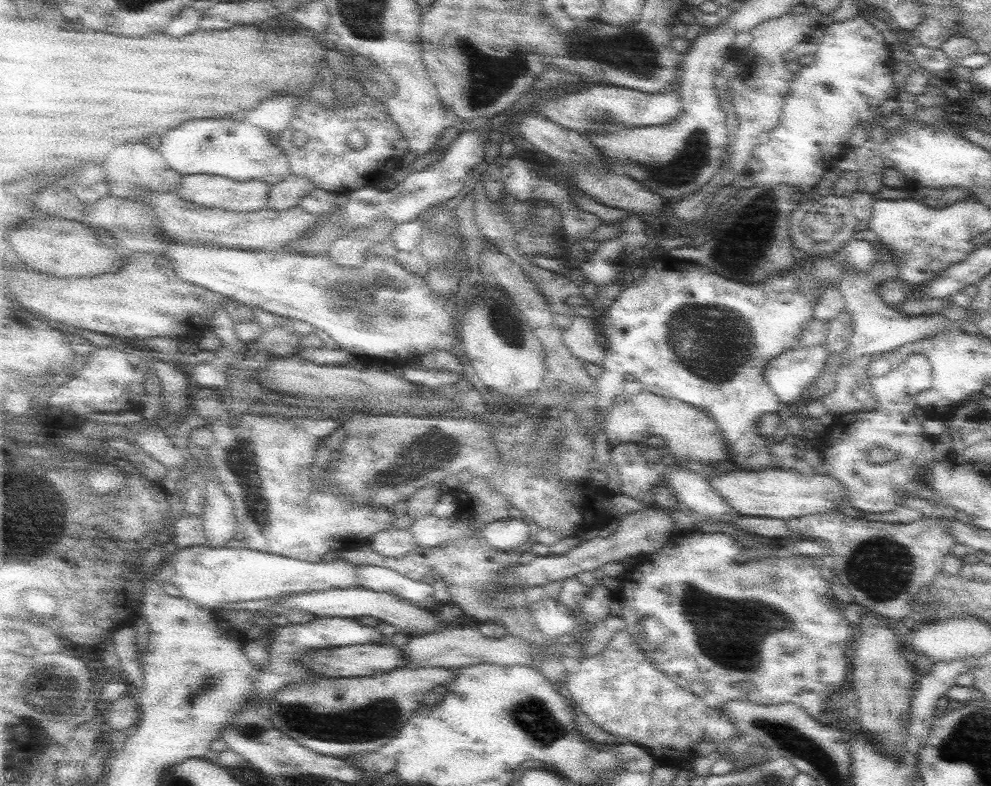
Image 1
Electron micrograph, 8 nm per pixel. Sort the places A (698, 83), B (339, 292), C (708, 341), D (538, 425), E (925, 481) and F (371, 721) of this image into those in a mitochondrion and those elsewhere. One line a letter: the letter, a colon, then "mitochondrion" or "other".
A: other
B: mitochondrion
C: mitochondrion
D: mitochondrion
E: mitochondrion
F: mitochondrion

